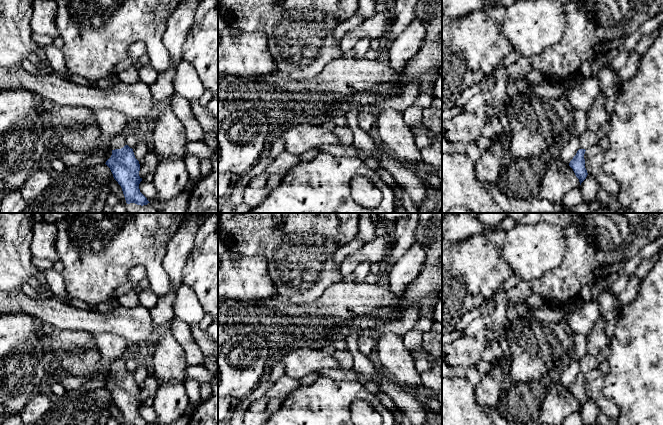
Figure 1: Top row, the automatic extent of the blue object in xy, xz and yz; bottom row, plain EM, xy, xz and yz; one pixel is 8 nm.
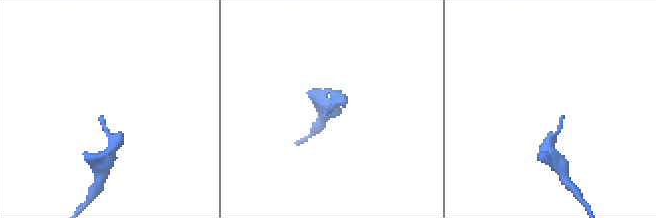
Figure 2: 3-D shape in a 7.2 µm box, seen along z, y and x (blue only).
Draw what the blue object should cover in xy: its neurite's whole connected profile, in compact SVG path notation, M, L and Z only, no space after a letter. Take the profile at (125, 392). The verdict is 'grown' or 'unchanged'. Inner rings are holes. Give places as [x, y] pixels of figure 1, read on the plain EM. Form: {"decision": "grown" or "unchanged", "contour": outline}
{"decision": "grown", "contour": "M126 357L114 359L110 364L111 381L106 385L114 403L121 410L126 425L148 425L140 416L140 388L125 363Z"}

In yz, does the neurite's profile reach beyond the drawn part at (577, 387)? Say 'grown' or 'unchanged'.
grown

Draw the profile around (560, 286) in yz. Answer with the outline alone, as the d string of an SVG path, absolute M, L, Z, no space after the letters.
M542 213L542 219L563 228L568 247L563 262L532 283L532 292L539 294L544 303L559 308L577 299L584 286L591 288L597 282L618 273L644 246L655 241L663 229L663 213Z

